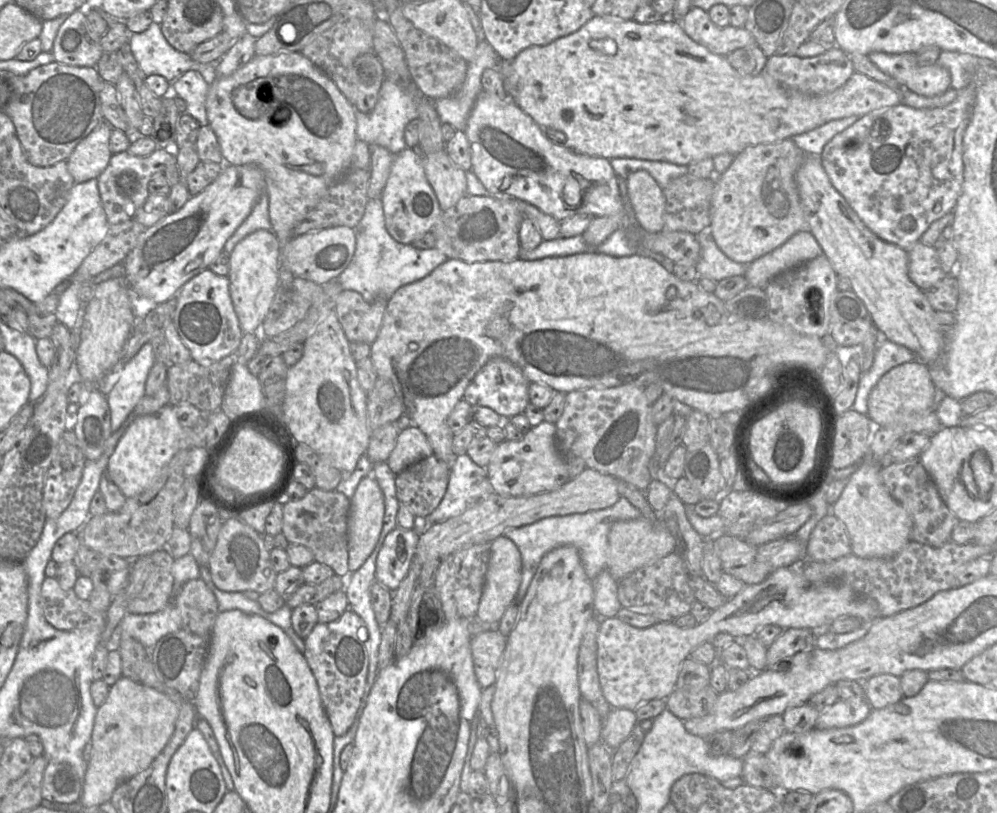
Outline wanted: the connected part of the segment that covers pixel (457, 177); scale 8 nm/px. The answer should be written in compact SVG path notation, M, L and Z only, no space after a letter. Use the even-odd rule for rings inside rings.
M444 150L427 155L421 153L421 155L426 178L436 195L441 210L446 211L467 195L466 171L453 164Z

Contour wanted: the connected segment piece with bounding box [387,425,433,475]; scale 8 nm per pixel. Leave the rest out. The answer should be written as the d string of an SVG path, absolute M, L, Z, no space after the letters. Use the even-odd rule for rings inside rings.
M415 425L401 430L387 463L397 475L411 464L433 454L426 435Z

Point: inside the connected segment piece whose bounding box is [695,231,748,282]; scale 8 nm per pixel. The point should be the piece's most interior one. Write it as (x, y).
(713, 263)

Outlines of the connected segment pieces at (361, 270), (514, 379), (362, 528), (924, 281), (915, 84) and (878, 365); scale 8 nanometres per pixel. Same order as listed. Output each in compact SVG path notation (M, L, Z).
M380 197L367 202L362 218L355 229L354 255L336 281L342 290L357 291L369 303L375 300L388 301L398 288L426 277L448 259L436 248L419 249L411 244L395 241L386 230Z
M493 357L477 372L464 391L463 399L472 406L489 407L503 419L523 413L529 401L530 381L522 371L503 357Z
M372 475L362 478L350 498L347 521L348 567L351 573L359 569L374 550L383 526L384 512L384 495L377 480Z
M917 242L910 249L904 249L908 253L908 276L910 280L922 291L927 291L947 276L942 270L937 250Z
M871 52L867 56L882 72L916 94L933 97L951 88L951 76L945 67L938 63L921 66L914 53Z
M888 339L880 343L875 349L871 368L866 373L861 374L857 394L851 409L867 415L869 393L880 378L892 368L911 362L914 359L915 354L902 345Z

